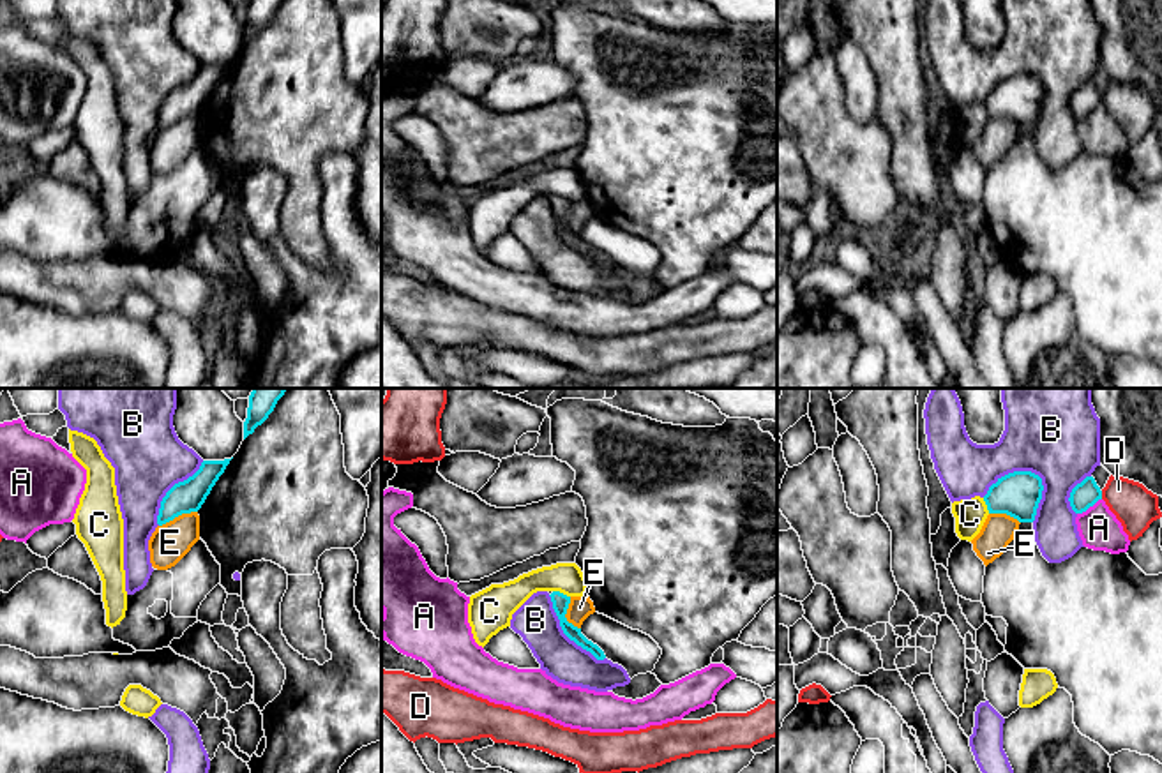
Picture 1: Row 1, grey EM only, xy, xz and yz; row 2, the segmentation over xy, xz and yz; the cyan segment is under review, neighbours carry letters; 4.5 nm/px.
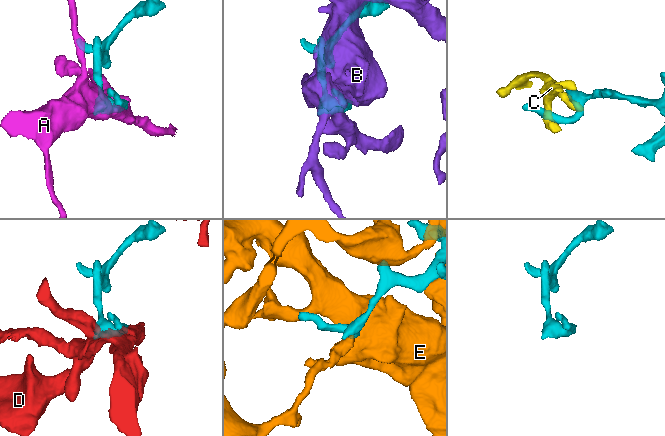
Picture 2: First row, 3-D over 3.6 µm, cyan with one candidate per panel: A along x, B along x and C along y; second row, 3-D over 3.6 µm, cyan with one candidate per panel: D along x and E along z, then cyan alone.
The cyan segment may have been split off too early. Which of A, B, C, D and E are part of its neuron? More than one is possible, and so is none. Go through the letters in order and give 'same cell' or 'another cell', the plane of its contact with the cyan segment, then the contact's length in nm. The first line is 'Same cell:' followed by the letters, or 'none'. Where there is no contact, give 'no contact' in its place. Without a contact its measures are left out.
Same cell: none
A: another cell; meets cyan in yz; contact 130 nm long
B: another cell; meets cyan in yz; contact 300 nm long
C: another cell; meets cyan in xz; contact 90 nm long
D: another cell; meets cyan in yz; contact 40 nm long
E: another cell; meets cyan in xy; contact 190 nm long

